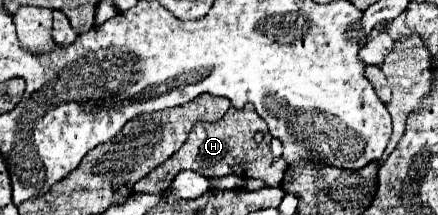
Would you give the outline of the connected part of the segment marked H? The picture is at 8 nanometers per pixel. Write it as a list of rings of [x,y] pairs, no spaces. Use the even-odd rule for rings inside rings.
[[[246,106],[244,110],[230,108],[226,116],[218,122],[198,122],[184,146],[164,164],[154,168],[146,178],[134,184],[134,192],[144,192],[144,194],[158,194],[170,188],[172,180],[180,170],[194,170],[206,178],[220,178],[220,176],[240,176],[240,178],[262,178],[266,186],[280,186],[286,170],[284,158],[274,158],[270,152],[270,140],[272,134],[268,132],[266,122],[256,114],[254,106]],[[262,132],[264,140],[260,144],[254,142],[254,134]]]

